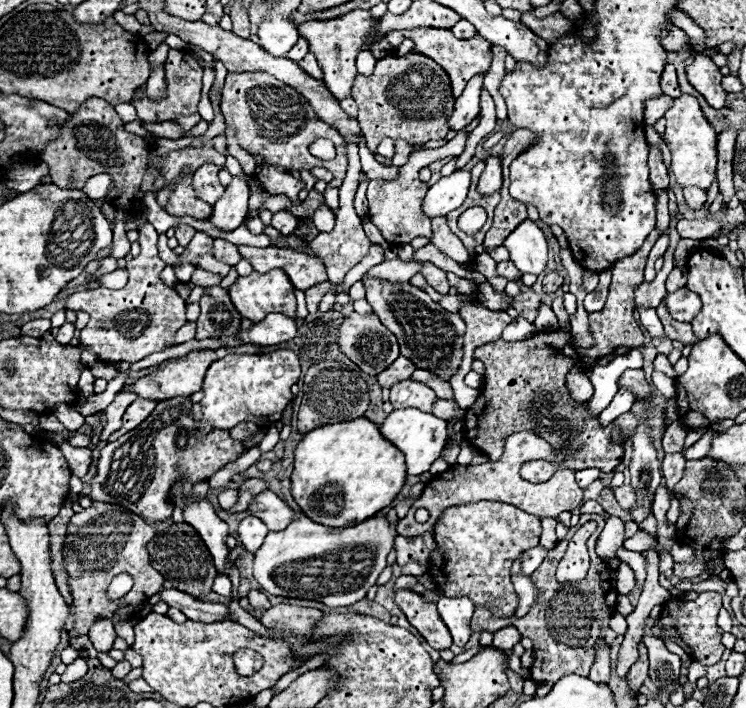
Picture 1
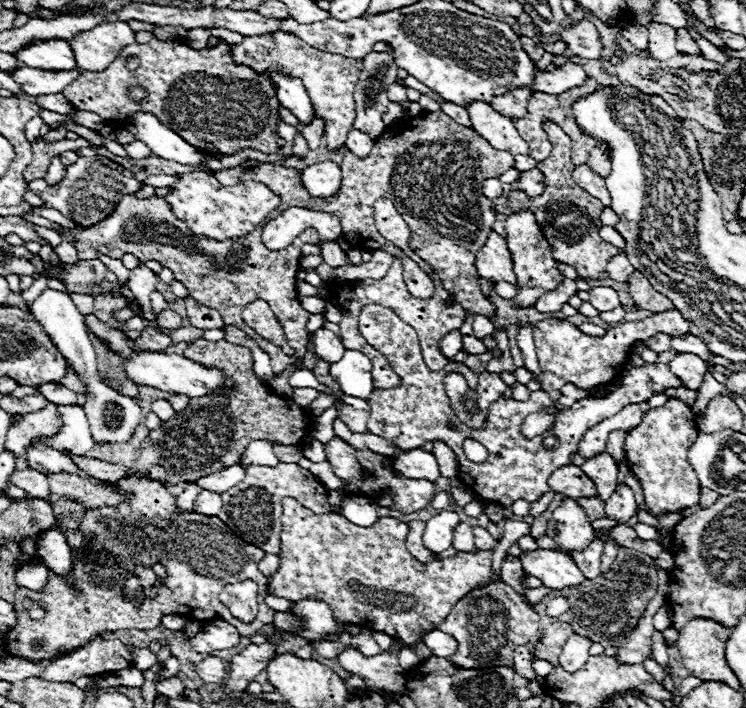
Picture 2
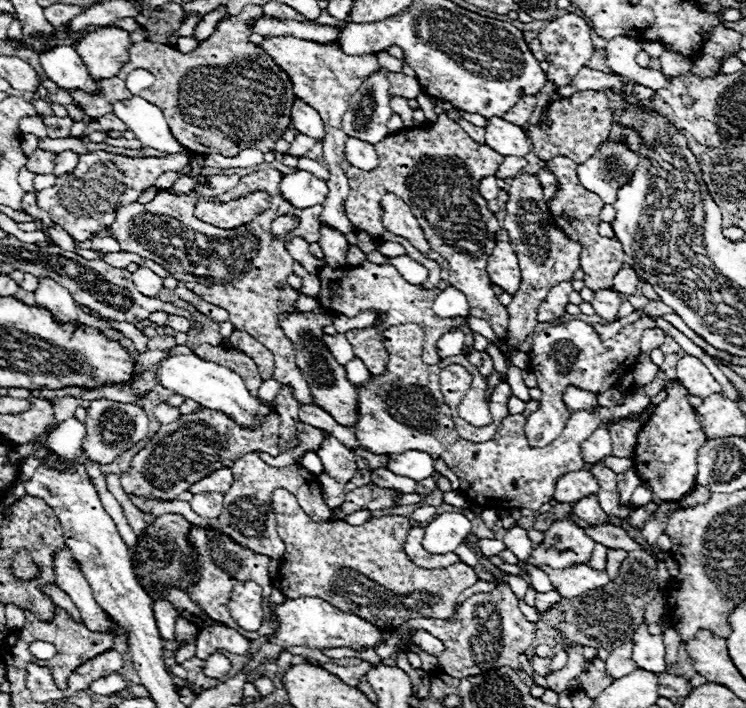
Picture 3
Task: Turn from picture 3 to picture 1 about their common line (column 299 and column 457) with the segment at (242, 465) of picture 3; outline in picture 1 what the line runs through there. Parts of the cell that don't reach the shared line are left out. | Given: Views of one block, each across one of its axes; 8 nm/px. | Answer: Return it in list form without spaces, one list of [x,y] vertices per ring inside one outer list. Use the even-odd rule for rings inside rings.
[[[516,432],[504,440],[504,454],[500,460],[496,460],[496,462],[488,460],[488,462],[476,464],[476,466],[452,466],[452,468],[448,468],[446,472],[438,474],[438,478],[434,478],[424,488],[422,496],[412,504],[406,518],[402,518],[398,522],[398,526],[396,526],[398,534],[400,536],[420,536],[420,534],[432,530],[432,524],[436,522],[438,512],[442,512],[444,508],[448,508],[452,504],[460,504],[460,502],[478,502],[478,500],[506,502],[506,504],[518,506],[520,510],[524,510],[528,514],[550,516],[550,518],[558,518],[560,512],[570,512],[570,510],[578,508],[580,498],[582,498],[582,488],[576,484],[572,470],[558,470],[550,480],[538,482],[538,484],[532,484],[520,476],[520,466],[526,460],[536,460],[536,458],[552,460],[554,458],[552,446],[532,432]],[[418,508],[426,508],[430,512],[428,522],[418,524],[414,520],[414,514]]]

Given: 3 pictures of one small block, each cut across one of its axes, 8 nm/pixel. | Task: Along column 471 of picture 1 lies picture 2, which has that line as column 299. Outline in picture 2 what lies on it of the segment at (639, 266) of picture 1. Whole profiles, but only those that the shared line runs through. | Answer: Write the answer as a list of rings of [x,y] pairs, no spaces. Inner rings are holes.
[[[200,338],[188,344],[184,356],[208,368],[224,368],[224,372],[236,380],[236,392],[232,392],[232,396],[204,396],[190,400],[186,410],[162,422],[162,430],[148,434],[136,452],[134,466],[124,478],[136,474],[164,486],[166,482],[196,482],[200,476],[208,476],[208,472],[218,472],[220,468],[228,468],[228,464],[238,464],[248,444],[254,440],[296,446],[308,434],[312,416],[294,402],[270,392],[266,384],[256,378],[252,370],[252,352],[248,348],[224,340],[210,342]]]

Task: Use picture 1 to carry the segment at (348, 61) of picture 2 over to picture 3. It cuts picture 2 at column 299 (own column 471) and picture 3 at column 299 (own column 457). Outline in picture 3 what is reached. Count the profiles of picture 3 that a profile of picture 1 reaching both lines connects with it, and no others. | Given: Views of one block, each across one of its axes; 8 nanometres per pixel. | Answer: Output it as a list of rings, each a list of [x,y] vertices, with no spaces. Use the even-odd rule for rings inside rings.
[[[272,36],[260,44],[274,60],[276,64],[292,78],[294,82],[294,92],[306,102],[320,112],[320,118],[324,120],[326,128],[326,138],[324,138],[324,160],[328,162],[330,170],[330,180],[328,180],[328,196],[324,200],[324,212],[320,214],[320,222],[328,224],[332,228],[338,228],[344,234],[356,232],[358,234],[358,246],[364,254],[372,254],[378,248],[378,242],[368,236],[368,232],[358,230],[346,216],[344,212],[344,200],[348,198],[350,186],[346,180],[346,174],[342,172],[340,164],[344,158],[344,144],[346,144],[346,134],[342,132],[342,114],[348,110],[352,94],[360,88],[360,84],[372,74],[372,70],[378,68],[378,60],[374,54],[344,54],[338,42],[332,44],[318,44],[312,40],[302,40],[296,36]]]

